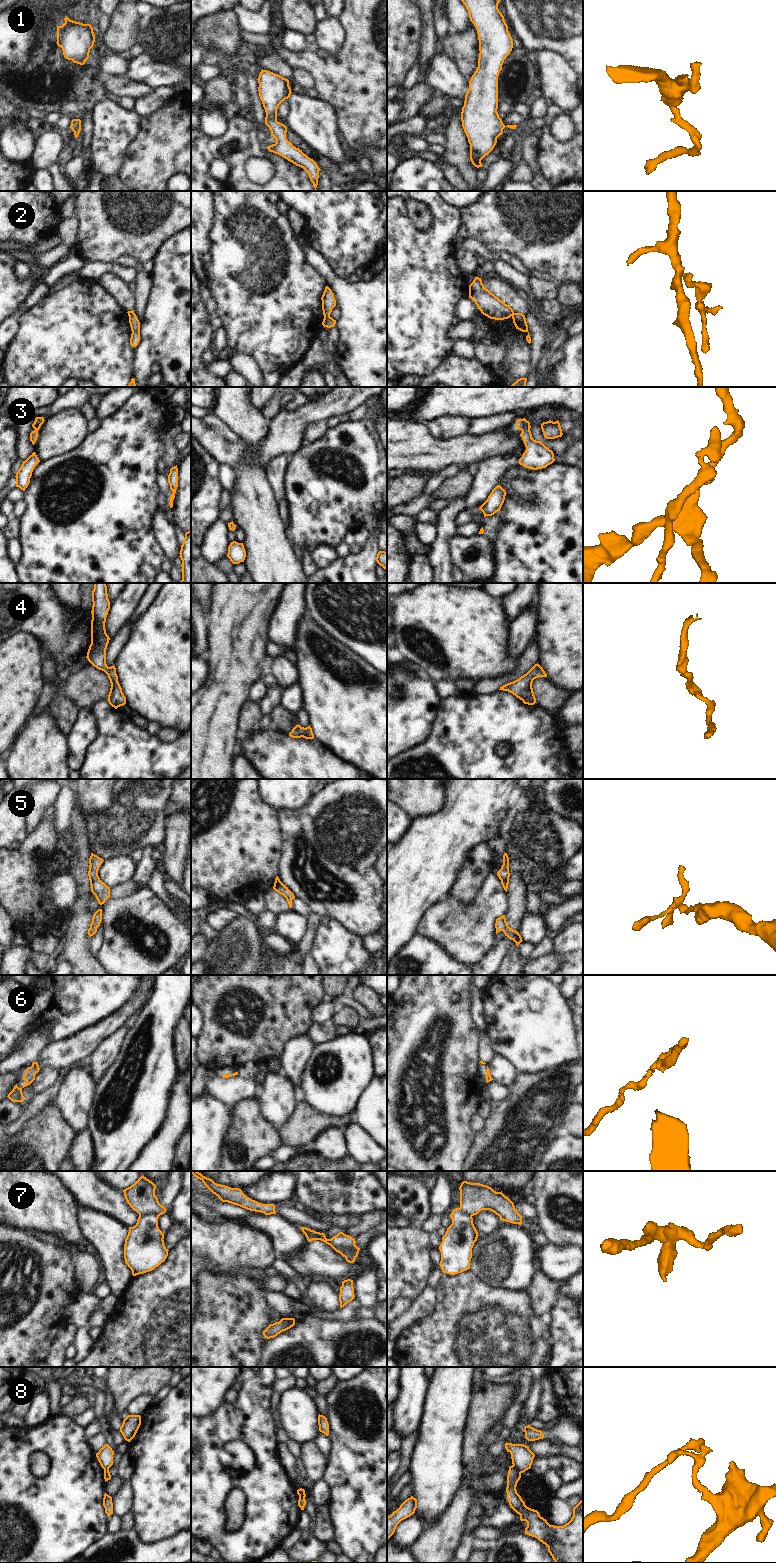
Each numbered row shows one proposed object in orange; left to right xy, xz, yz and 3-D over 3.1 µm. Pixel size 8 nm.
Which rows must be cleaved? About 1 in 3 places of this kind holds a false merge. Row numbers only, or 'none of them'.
2, 7, 8

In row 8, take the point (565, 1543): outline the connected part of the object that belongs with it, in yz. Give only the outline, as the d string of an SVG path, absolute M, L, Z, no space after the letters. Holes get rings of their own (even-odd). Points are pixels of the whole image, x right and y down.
M513 1465L510 1466L507 1475L507 1499L510 1507L520 1515L520 1520L527 1522L525 1534L545 1544L555 1563L583 1563L583 1499L573 1508L573 1516L568 1523L563 1526L550 1525L537 1510L527 1507L517 1493L516 1486L520 1478L521 1471Z

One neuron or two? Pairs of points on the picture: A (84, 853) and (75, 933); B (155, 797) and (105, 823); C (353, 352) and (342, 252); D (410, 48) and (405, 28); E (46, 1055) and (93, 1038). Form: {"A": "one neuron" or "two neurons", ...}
{"A": "one neuron", "B": "one neuron", "C": "two neurons", "D": "one neuron", "E": "one neuron"}

